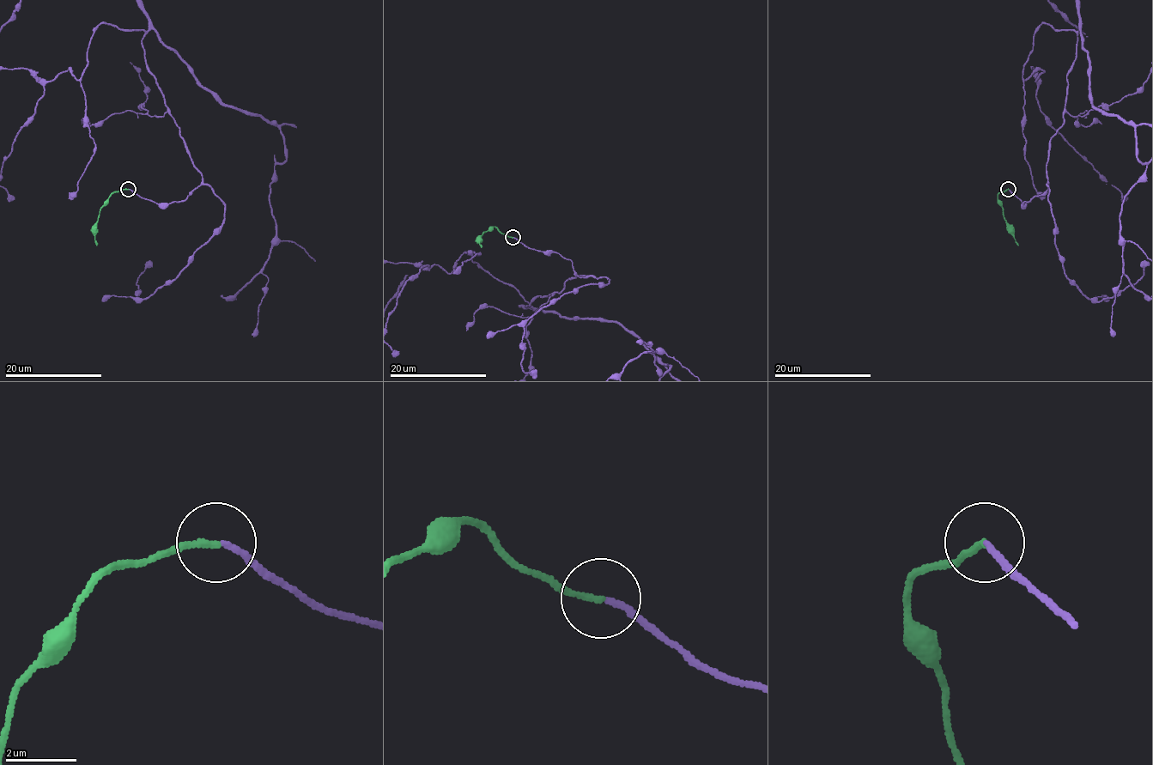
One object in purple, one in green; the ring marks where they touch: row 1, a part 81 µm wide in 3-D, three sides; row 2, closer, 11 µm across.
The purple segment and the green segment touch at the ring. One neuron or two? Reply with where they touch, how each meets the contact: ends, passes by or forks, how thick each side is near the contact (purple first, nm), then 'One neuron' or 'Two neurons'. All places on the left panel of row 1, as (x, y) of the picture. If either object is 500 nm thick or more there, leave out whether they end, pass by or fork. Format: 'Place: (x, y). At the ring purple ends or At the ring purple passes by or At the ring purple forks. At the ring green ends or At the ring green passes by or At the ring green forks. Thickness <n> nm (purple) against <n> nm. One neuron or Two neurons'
Place: (128, 189). At the ring purple ends. At the ring green ends. Thickness 160 nm (purple) against 180 nm. One neuron

